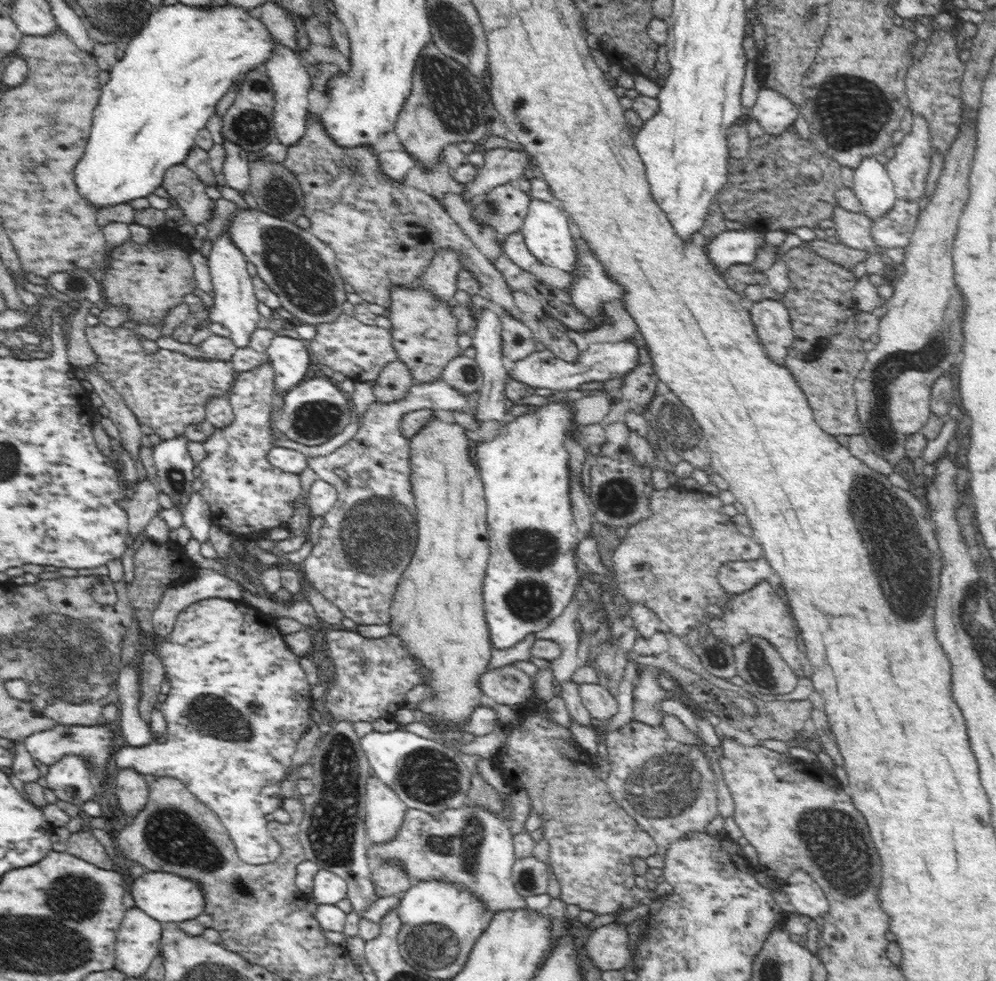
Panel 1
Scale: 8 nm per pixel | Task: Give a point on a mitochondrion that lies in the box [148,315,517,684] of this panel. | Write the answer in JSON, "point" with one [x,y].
{"point":[374,533]}

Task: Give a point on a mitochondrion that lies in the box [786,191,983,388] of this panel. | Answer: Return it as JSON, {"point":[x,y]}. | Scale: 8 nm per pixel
{"point":[814,349]}

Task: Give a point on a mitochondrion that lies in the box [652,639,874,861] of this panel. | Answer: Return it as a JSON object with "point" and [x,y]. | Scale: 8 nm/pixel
{"point":[756,659]}

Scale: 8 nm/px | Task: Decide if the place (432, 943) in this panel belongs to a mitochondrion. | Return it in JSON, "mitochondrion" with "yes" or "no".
{"mitochondrion":"yes"}

